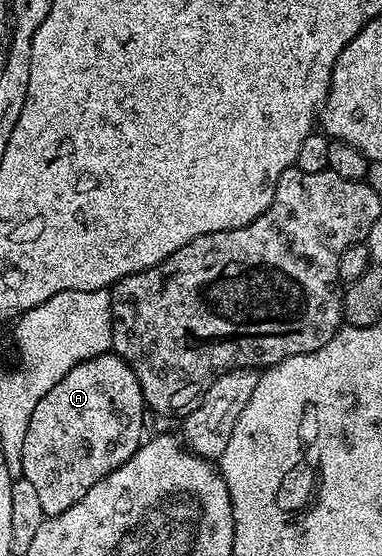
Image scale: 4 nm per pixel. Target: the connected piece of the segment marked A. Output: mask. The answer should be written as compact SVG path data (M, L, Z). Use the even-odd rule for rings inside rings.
M112 352L97 354L75 364L75 368L71 368L71 372L67 372L67 376L63 376L63 380L59 380L59 384L55 384L39 404L35 404L35 412L31 412L31 424L27 424L27 436L23 440L21 472L34 486L46 518L67 512L67 508L83 500L99 480L135 456L143 441L141 433L145 430L145 414L145 397L135 372L131 372L129 365Z

